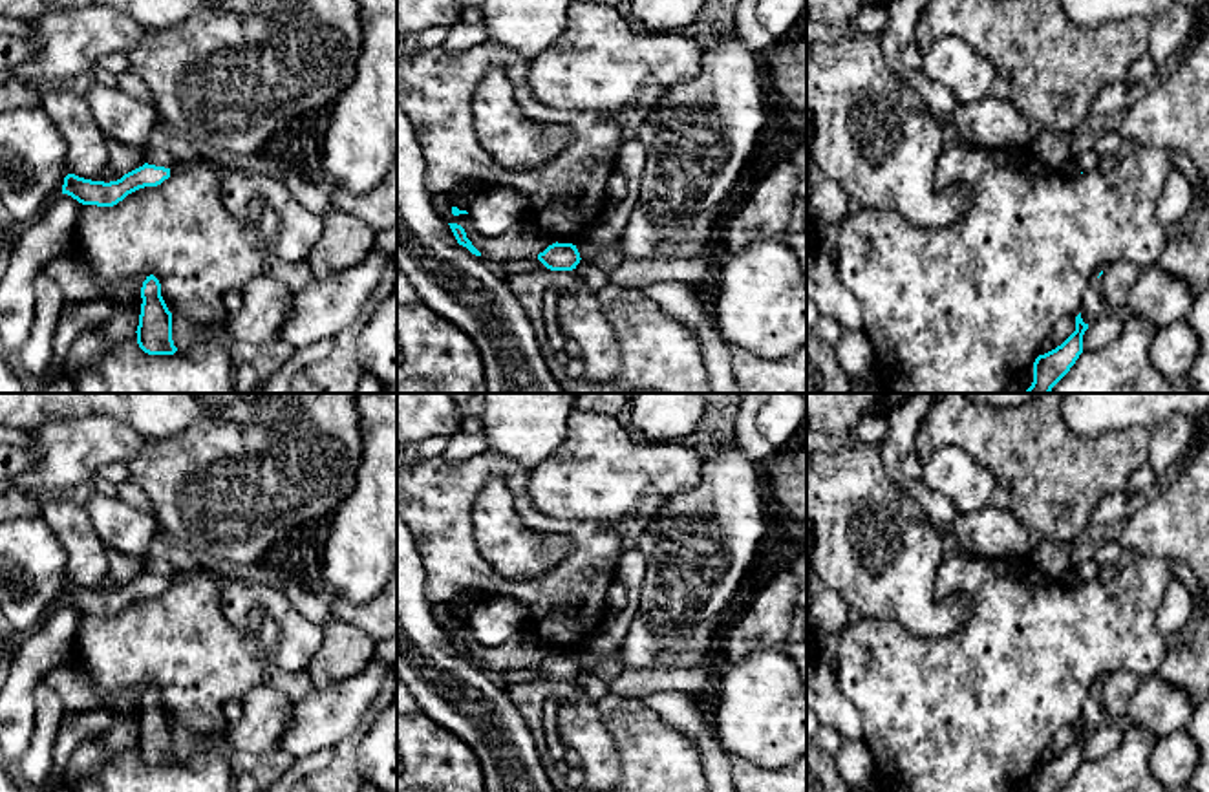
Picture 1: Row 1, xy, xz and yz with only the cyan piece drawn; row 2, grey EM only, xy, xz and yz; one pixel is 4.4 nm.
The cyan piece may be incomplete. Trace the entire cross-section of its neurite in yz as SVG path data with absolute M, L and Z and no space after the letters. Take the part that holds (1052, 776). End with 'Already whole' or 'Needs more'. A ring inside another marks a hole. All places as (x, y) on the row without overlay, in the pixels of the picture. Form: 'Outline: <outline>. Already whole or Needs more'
Outline: M1081 722L1075 726L1075 741L1055 759L1039 765L1033 772L1033 792L1059 792L1083 763L1083 744L1088 733Z. Already whole

